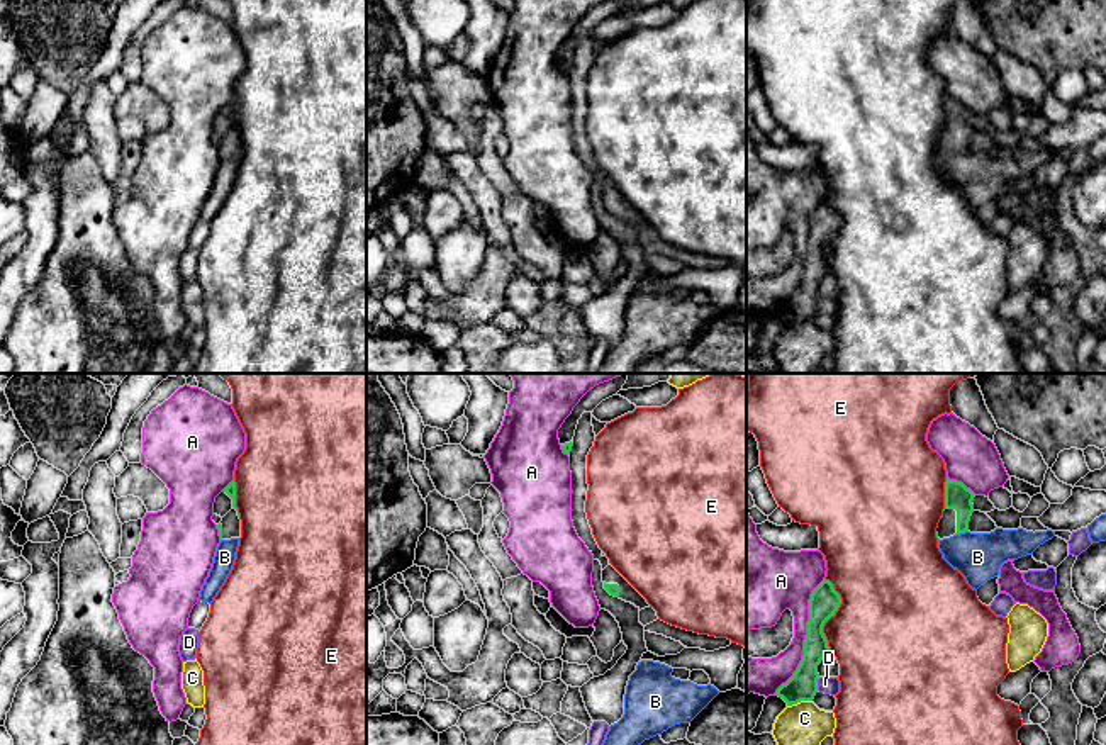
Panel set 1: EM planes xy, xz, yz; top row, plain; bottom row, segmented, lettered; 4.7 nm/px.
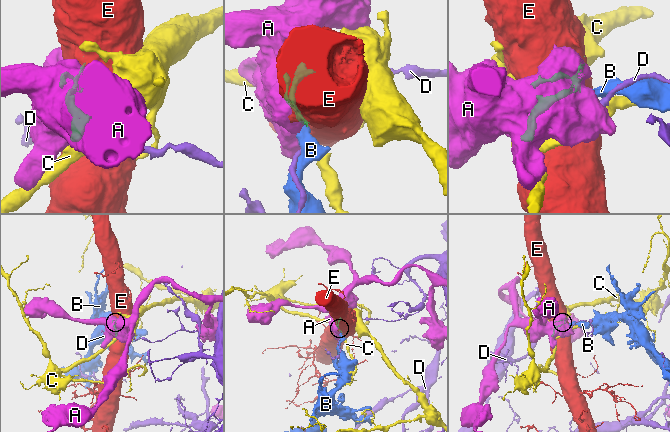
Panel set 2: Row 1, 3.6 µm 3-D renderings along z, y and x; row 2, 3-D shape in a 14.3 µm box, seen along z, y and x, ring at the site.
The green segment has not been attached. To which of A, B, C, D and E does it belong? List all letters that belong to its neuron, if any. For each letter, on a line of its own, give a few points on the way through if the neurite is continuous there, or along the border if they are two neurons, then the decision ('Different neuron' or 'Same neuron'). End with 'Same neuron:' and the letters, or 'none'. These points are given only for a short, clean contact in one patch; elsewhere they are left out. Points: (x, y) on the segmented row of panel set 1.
A: Different neuron
B: Different neuron
C: Boundary: yz (811, 700), (801, 700), (787, 706). Different neuron
D: Boundary: yz (820, 677), (816, 689). Different neuron
E: Different neuron
Same neuron: none

